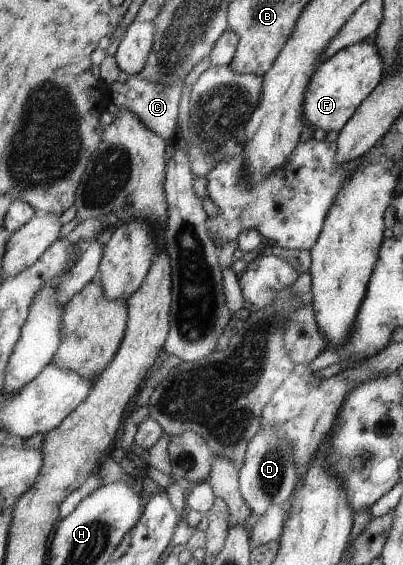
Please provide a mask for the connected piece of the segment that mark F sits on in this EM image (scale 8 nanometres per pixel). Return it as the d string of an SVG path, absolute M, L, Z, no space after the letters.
M357 42L336 52L316 68L309 88L306 88L305 124L313 130L323 130L326 134L332 130L341 131L386 73L384 60L372 42Z

